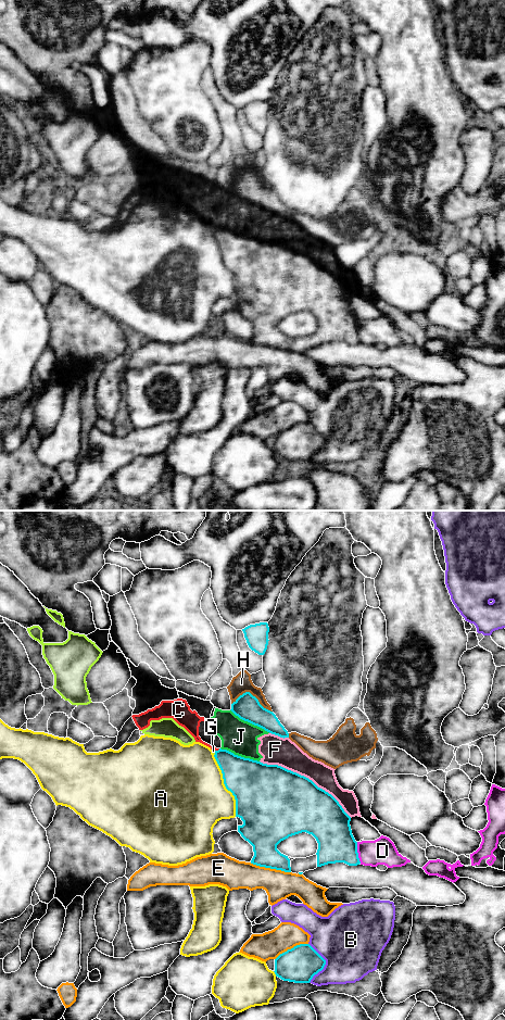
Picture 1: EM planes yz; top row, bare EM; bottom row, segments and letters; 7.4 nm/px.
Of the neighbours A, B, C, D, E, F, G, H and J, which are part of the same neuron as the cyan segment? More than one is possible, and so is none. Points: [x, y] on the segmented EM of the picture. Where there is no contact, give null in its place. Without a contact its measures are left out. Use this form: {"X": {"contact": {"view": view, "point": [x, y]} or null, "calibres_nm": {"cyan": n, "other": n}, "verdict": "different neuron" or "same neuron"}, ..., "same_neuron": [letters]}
{"A": {"contact": {"view": "yz", "point": [225, 785]}, "calibres_nm": {"cyan": 380, "other": 500}, "verdict": "different neuron"}, "B": {"contact": {"view": "yz", "point": [325, 964]}, "calibres_nm": {"cyan": 260, "other": 480}, "verdict": "different neuron"}, "C": {"contact": {"view": "yz", "point": [218, 750]}, "calibres_nm": {"cyan": 260, "other": 90}, "verdict": "different neuron"}, "D": {"contact": {"view": "yz", "point": [357, 853]}, "calibres_nm": {"cyan": 280, "other": 200}, "verdict": "different neuron"}, "E": {"contact": {"view": "yz", "point": [270, 868]}, "calibres_nm": {"cyan": 240, "other": 220}, "verdict": "different neuron"}, "F": {"contact": {"view": "yz", "point": [305, 777]}, "calibres_nm": {"cyan": 480, "other": 200}, "verdict": "different neuron"}, "G": {"contact": {"view": "yz", "point": [215, 753]}, "calibres_nm": {"cyan": 260, "other": 20}, "verdict": "different neuron"}, "H": {"contact": {"view": "yz", "point": [251, 694]}, "calibres_nm": {"cyan": 190, "other": 140}, "verdict": "different neuron"}, "J": {"contact": {"view": "yz", "point": [250, 722]}, "calibres_nm": {"cyan": 190, "other": 260}, "verdict": "different neuron"}, "same_neuron": []}

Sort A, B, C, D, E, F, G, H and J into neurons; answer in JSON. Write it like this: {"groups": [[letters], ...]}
{"groups": [["A"], ["B"], ["C", "F", "J"], ["D"], ["E"], ["G"], ["H"]]}

